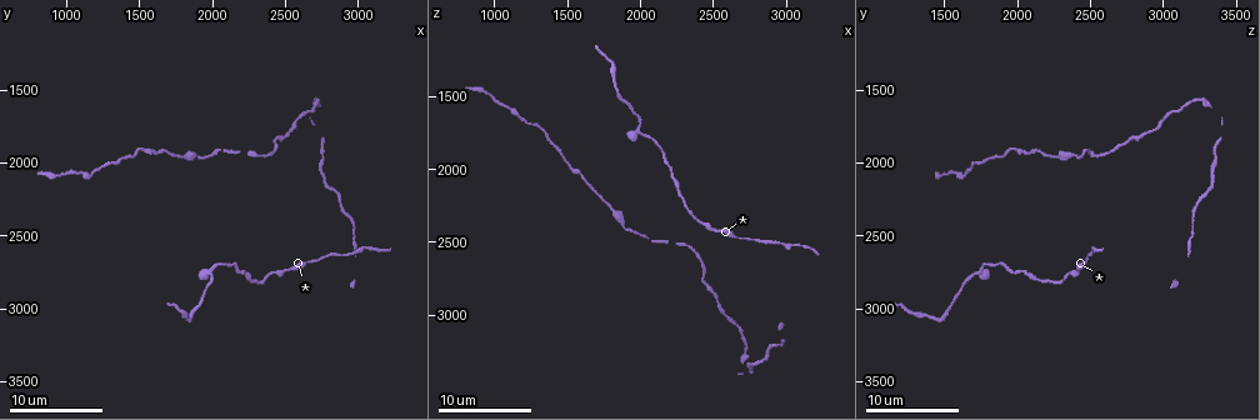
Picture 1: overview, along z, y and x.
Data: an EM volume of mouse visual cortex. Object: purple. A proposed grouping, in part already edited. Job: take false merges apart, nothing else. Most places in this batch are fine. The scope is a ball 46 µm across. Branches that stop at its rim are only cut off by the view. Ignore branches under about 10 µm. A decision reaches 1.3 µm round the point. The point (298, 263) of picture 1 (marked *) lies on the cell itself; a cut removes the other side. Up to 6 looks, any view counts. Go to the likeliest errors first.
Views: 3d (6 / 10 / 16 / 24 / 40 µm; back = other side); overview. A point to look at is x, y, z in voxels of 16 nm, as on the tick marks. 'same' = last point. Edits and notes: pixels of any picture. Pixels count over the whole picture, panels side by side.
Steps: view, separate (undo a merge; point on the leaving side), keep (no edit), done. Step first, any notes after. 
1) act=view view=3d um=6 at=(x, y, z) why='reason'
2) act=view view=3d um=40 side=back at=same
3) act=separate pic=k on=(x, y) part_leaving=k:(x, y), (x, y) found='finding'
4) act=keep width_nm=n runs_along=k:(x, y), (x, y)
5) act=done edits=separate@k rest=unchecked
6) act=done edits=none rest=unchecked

act=view view=3d um=10 at=(1900, 1940, 2400) why='sudden change in width'

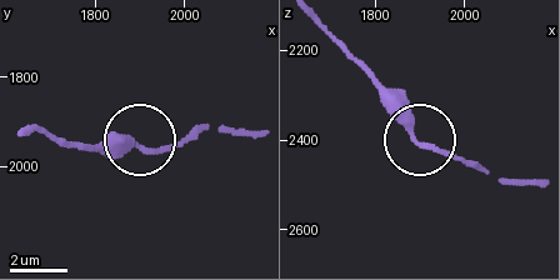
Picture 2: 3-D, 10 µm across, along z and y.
act=keep found='continuous, no second cell'

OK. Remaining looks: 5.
act=view view=3d um=6 at=(2420, 1860, 2740) why='a narrow waist'

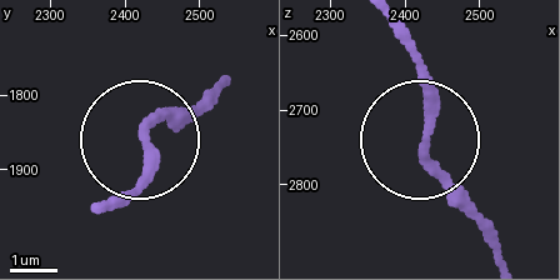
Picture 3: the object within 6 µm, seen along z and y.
act=keep found='one cell here'

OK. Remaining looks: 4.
act=view view=3d um=10 at=(2060, 2680, 1780) why='thick turns thin'

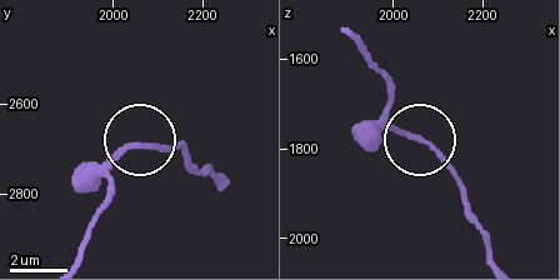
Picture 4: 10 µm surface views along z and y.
act=view view=3d um=6 at=(2050, 2695, 1775)

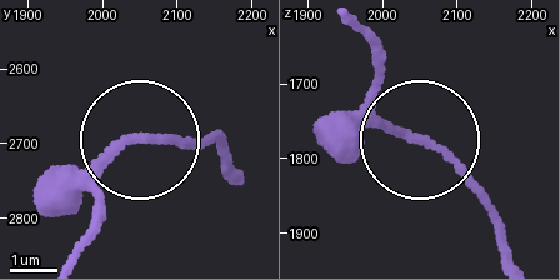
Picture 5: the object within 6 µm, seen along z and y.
act=keep runs_along=5:(511, 258), (484, 199), (436, 150), (376, 126), (333, 126) found='continuous, no second cell'

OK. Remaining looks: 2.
act=done edits=none rest=unchecked

